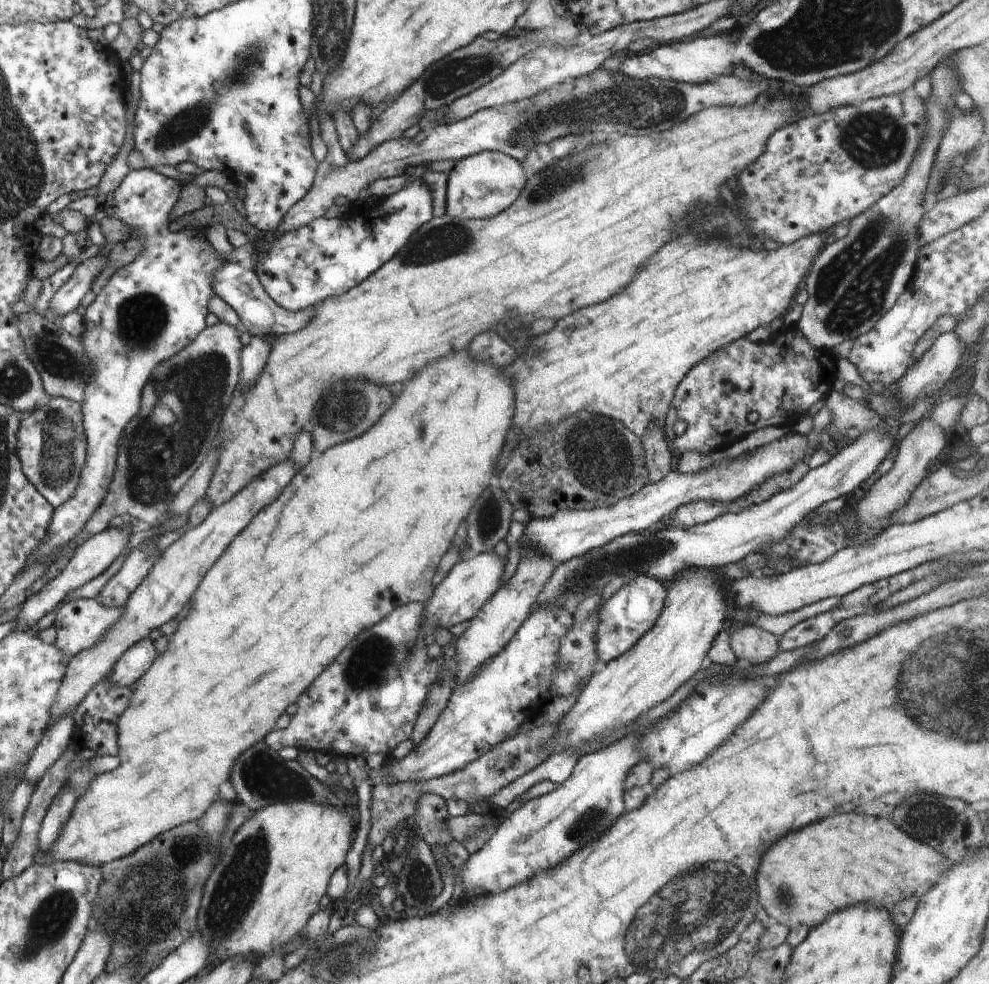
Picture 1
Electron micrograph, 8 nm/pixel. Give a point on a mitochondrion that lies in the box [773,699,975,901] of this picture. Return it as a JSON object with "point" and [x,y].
{"point":[931,820]}

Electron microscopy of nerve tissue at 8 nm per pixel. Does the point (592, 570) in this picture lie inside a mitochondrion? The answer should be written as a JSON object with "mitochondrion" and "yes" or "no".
{"mitochondrion":"yes"}

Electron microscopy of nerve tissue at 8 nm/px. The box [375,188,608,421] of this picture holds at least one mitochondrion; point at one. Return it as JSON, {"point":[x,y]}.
{"point":[442,241]}

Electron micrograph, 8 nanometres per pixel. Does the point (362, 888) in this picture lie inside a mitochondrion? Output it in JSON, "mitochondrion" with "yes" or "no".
{"mitochondrion":"no"}

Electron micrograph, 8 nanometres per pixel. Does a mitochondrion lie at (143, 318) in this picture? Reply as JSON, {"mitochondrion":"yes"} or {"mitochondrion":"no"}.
{"mitochondrion":"yes"}

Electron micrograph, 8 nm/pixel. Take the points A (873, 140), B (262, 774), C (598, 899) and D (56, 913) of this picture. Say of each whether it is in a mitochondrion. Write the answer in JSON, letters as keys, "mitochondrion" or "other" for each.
{"A":"mitochondrion","B":"mitochondrion","C":"other","D":"mitochondrion"}

